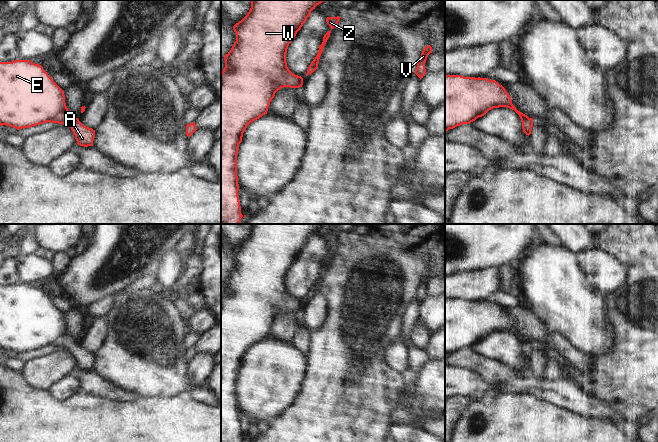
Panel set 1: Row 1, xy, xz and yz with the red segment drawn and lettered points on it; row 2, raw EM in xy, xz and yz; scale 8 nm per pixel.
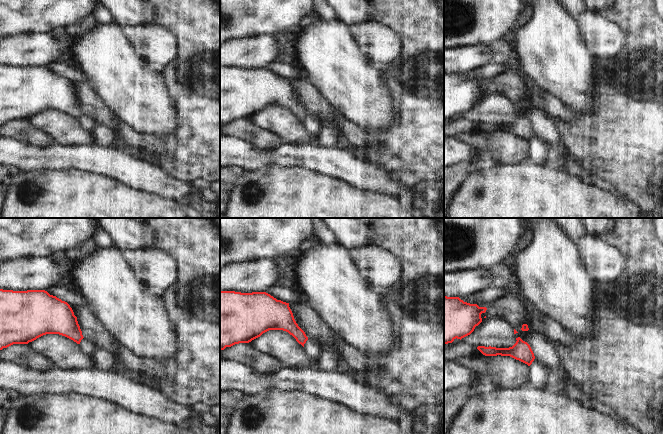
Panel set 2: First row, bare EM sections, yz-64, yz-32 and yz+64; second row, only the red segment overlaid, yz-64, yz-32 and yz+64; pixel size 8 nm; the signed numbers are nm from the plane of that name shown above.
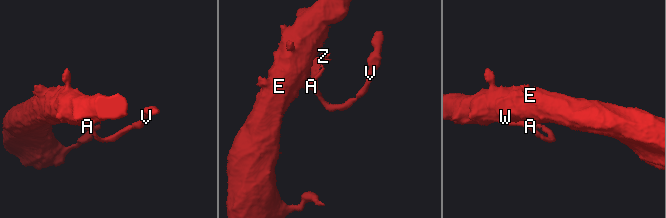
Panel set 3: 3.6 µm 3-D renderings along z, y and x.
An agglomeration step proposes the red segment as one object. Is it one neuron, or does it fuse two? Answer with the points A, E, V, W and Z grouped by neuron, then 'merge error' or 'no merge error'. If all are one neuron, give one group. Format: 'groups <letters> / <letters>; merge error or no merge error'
groups A E V W Z; no merge error

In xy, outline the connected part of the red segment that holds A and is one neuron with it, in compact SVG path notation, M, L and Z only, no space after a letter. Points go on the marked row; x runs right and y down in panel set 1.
M30 60L0 62L0 126L17 130L44 124L59 123L71 128L77 144L93 146L95 130L84 126L67 108L64 91L39 64Z

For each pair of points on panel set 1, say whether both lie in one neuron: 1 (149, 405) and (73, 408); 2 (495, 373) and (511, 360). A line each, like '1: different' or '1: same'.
1: same
2: different

